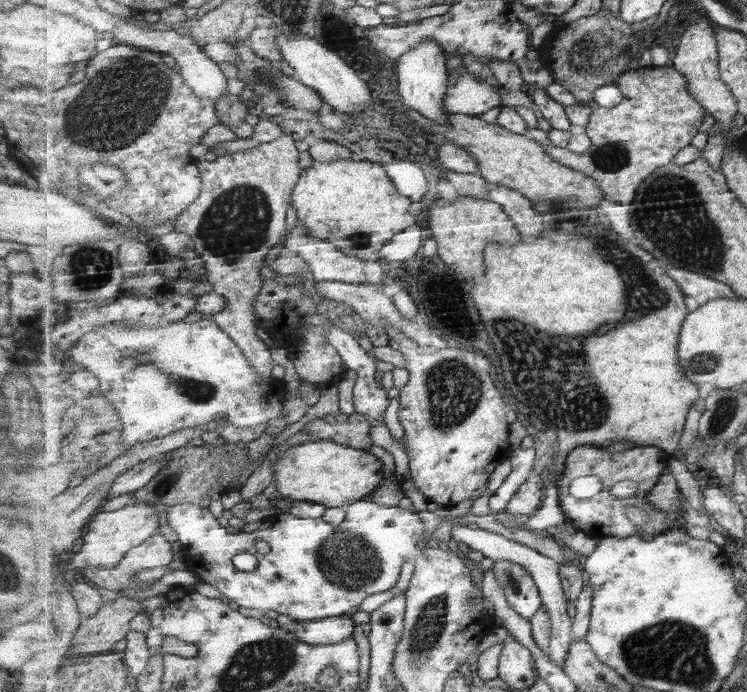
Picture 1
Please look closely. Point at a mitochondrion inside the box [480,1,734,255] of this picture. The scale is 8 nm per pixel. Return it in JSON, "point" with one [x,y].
{"point":[595,51]}

